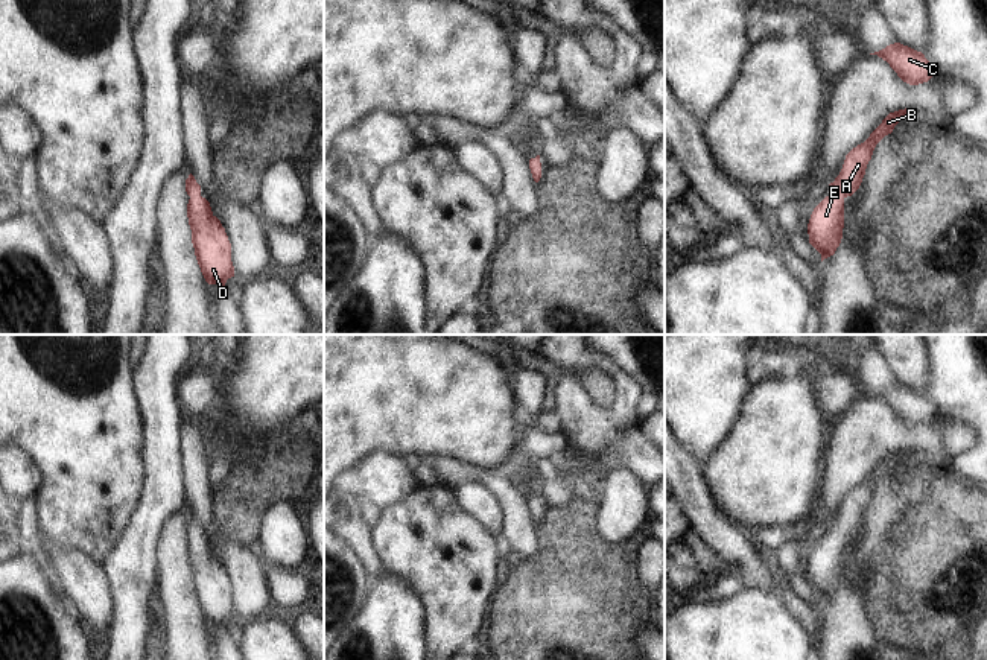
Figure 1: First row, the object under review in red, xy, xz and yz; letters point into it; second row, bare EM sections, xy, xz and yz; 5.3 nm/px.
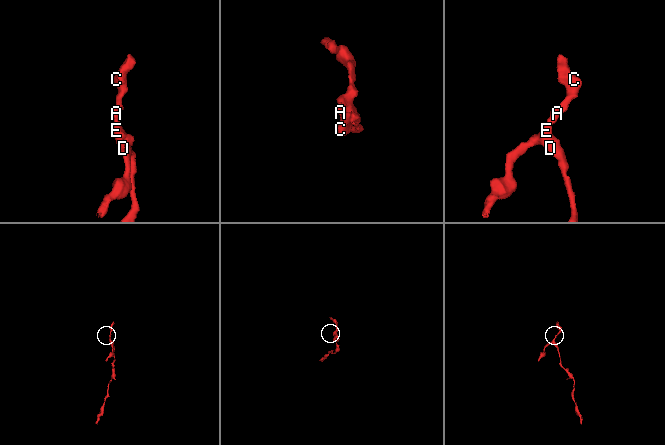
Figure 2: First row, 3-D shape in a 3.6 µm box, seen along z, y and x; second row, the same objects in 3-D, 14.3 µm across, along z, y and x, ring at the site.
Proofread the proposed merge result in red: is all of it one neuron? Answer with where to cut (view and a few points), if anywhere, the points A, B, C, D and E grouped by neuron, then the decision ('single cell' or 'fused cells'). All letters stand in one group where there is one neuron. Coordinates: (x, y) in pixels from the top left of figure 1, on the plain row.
cut none; groups A B C D E; single cell

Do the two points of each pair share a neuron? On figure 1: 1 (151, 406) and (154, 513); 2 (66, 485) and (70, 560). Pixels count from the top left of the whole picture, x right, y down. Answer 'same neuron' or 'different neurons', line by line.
1: same neuron
2: different neurons

